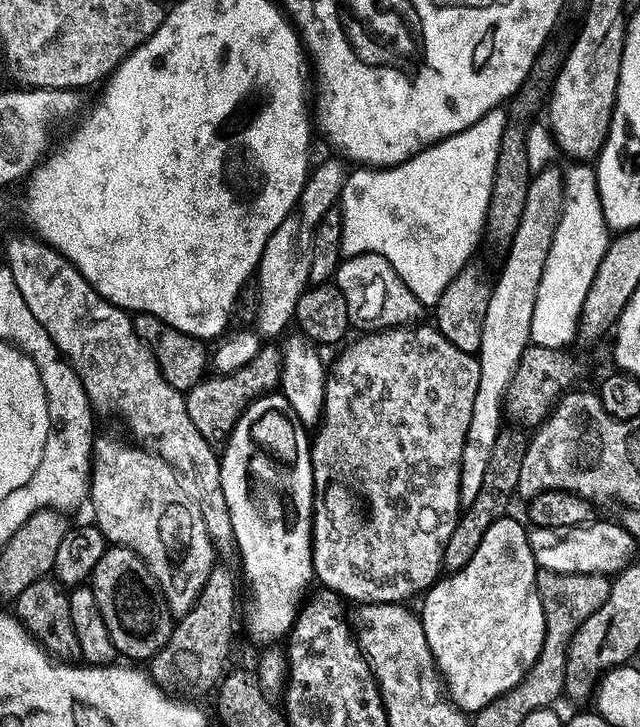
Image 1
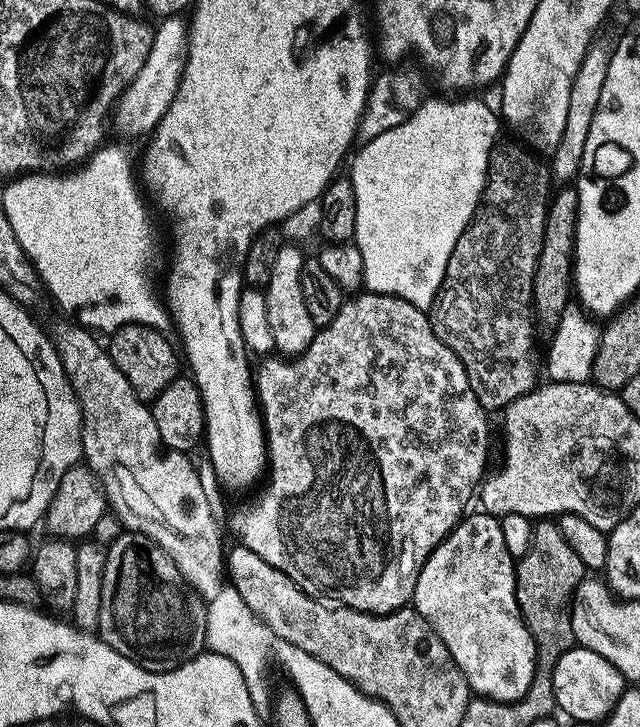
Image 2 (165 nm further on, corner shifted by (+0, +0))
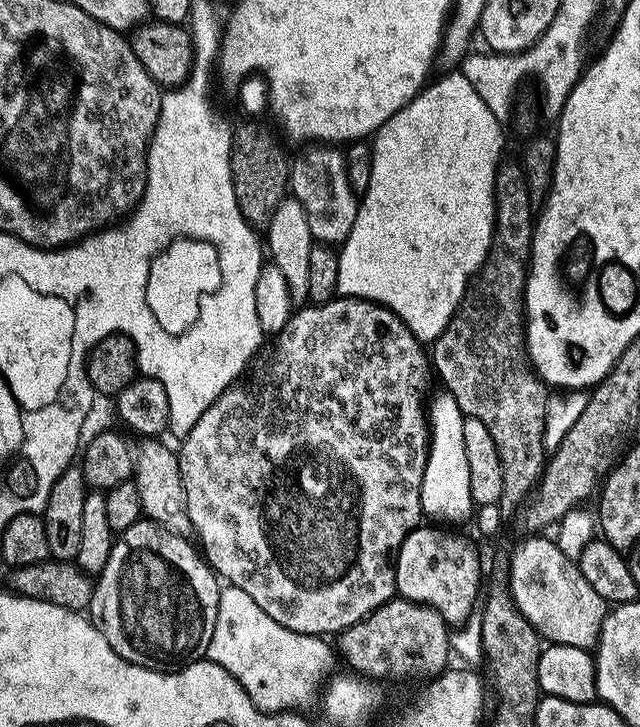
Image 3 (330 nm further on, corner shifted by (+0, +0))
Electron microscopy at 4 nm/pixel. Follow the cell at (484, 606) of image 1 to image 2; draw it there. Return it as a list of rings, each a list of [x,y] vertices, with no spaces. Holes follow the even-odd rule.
[[[487,514],[472,515],[465,515],[420,571],[414,608],[430,622],[442,642],[446,642],[446,650],[450,650],[454,662],[458,662],[477,697],[496,700],[500,704],[516,704],[526,698],[536,677],[536,643],[520,612],[516,593],[517,561],[513,560],[510,550],[506,550],[500,520]]]

